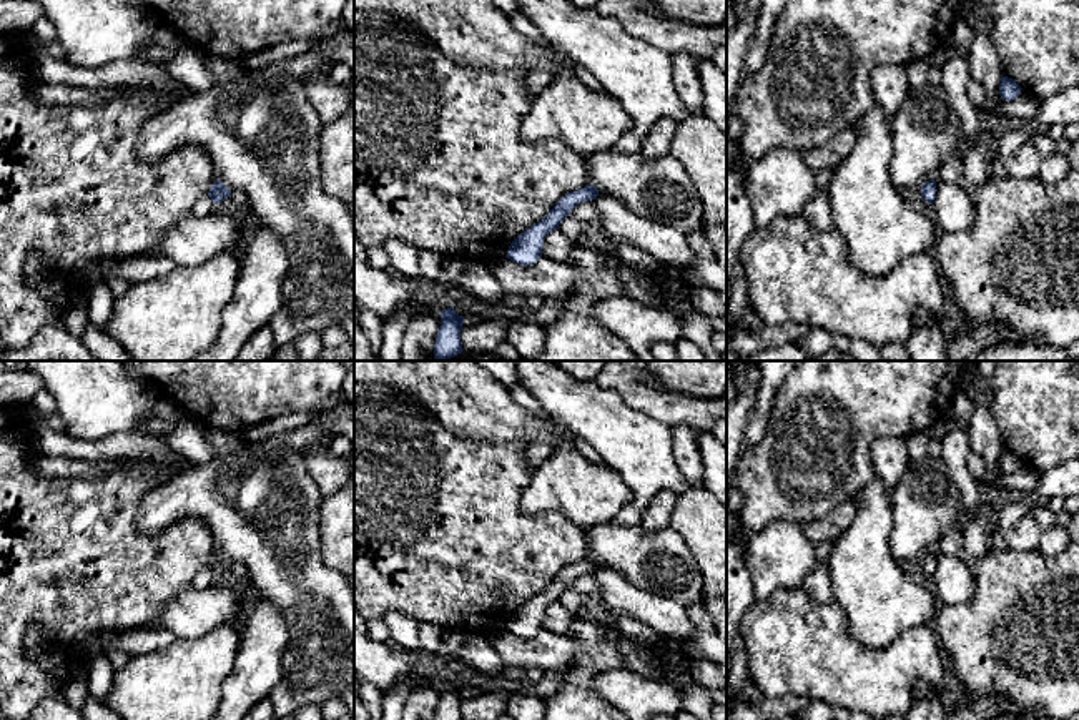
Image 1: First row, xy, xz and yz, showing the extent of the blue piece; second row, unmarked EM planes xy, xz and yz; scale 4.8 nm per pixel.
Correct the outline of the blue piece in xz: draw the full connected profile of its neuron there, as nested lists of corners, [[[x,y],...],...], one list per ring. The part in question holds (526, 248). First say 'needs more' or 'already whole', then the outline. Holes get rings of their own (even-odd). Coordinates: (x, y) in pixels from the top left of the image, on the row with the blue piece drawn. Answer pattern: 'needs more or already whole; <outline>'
already whole; [[[592,183],[584,186],[582,190],[562,196],[542,221],[532,224],[510,243],[505,258],[520,266],[534,264],[539,258],[542,258],[545,236],[550,231],[559,229],[559,224],[577,205],[592,201],[597,196],[599,191]]]

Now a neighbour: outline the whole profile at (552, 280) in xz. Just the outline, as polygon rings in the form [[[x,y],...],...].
[[[504,256],[487,264],[507,294],[560,299],[575,291],[577,276],[569,261],[539,258],[530,266],[520,266]]]

